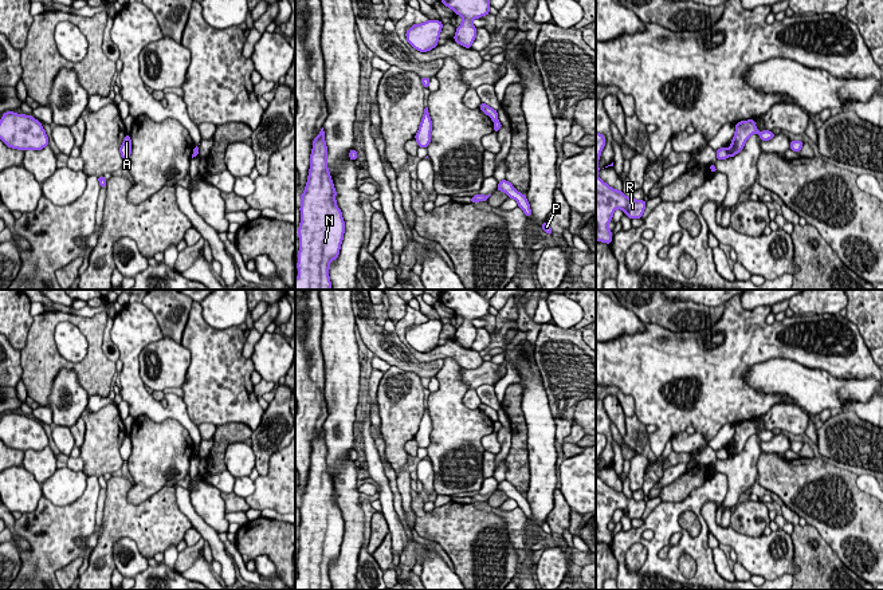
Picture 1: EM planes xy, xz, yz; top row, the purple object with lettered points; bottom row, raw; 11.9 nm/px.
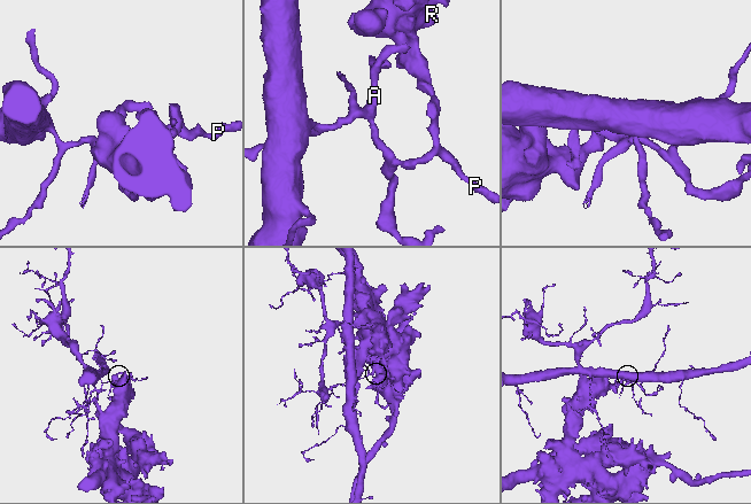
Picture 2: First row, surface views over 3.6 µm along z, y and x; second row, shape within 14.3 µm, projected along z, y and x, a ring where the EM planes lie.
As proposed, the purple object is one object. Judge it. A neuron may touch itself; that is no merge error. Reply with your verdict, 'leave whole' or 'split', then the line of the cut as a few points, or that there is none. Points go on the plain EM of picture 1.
split; cut yz (726, 449), (729, 456)

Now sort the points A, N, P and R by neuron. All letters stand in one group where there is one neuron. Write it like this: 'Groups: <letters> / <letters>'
Groups: A N P / R

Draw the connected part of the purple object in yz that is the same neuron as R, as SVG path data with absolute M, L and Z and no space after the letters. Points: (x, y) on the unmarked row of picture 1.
M596 433L596 542L611 546L612 531L608 524L612 522L613 512L621 510L631 520L641 519L647 502L627 497L623 491L613 489L597 476L601 471L597 465L604 447L605 437Z

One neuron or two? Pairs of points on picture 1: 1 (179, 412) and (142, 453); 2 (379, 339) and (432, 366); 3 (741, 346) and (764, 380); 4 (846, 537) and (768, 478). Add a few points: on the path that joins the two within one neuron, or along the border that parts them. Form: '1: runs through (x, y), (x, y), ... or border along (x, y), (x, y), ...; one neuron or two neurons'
1: border along (144, 416), (153, 421), (175, 419), (193, 441); two neurons
2: runs through (392, 350), (407, 362), (419, 366); one neuron
3: border along (784, 358), (768, 358), (756, 362), (742, 380); two neurons
4: runs through (825, 524), (815, 519), (815, 514), (788, 487); one neuron

